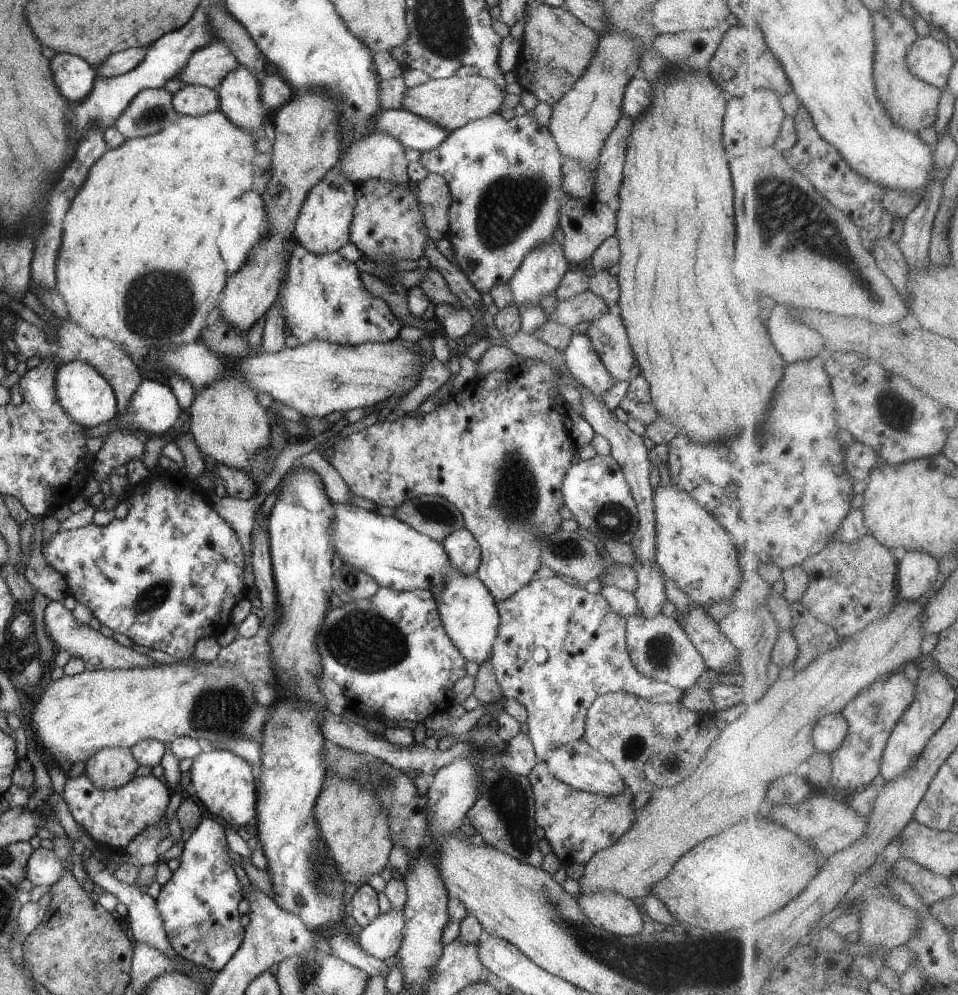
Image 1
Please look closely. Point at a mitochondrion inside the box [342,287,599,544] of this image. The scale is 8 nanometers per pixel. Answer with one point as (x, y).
(514, 495)

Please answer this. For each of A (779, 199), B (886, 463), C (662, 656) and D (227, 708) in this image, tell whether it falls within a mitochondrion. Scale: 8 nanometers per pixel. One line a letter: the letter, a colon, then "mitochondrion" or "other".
A: mitochondrion
B: other
C: mitochondrion
D: mitochondrion

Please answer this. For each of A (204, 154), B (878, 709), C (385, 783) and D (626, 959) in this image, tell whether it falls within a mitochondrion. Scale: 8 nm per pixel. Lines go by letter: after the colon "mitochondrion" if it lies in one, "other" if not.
A: other
B: mitochondrion
C: mitochondrion
D: mitochondrion

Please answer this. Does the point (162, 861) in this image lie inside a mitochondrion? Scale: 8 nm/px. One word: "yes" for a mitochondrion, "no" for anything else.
no

